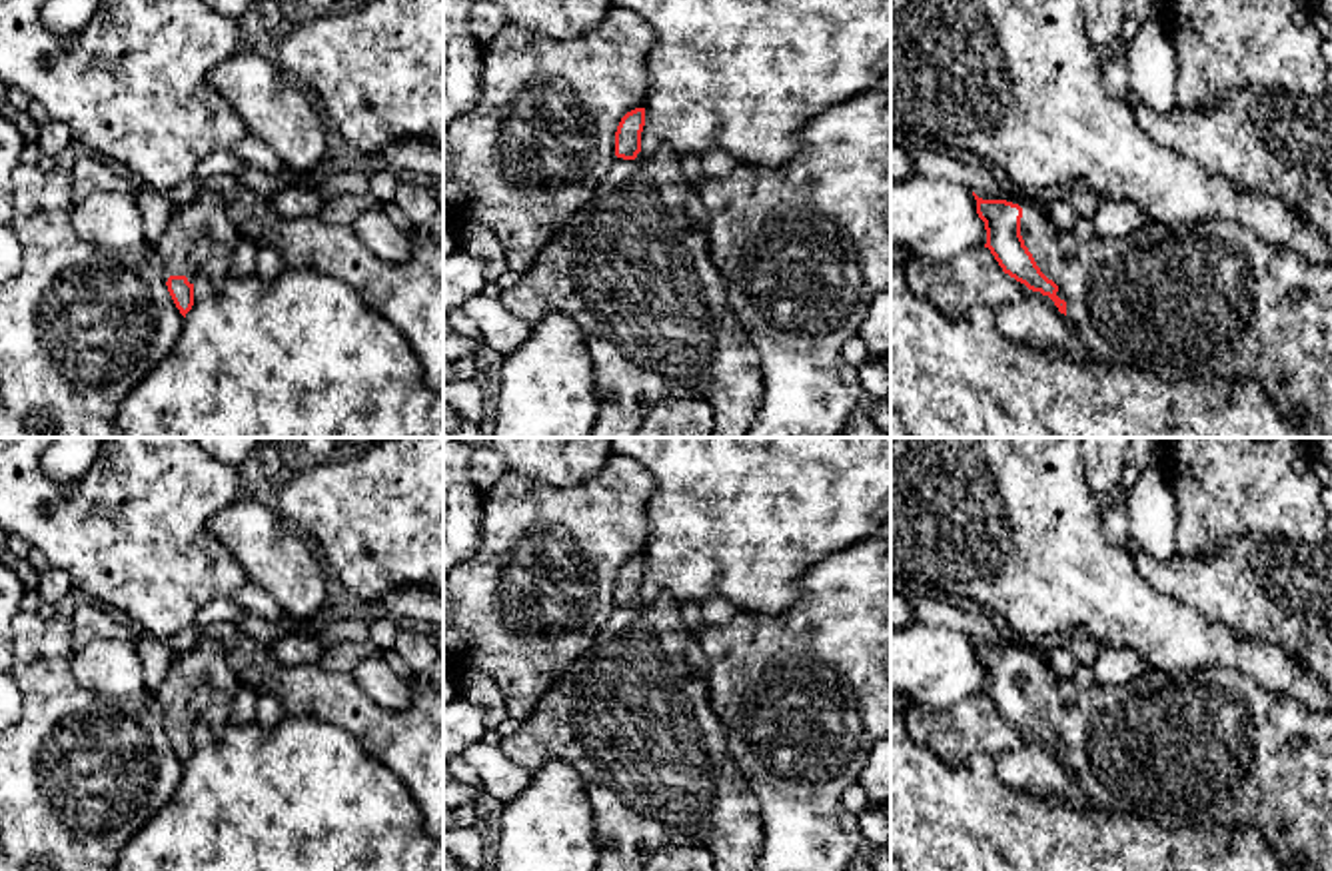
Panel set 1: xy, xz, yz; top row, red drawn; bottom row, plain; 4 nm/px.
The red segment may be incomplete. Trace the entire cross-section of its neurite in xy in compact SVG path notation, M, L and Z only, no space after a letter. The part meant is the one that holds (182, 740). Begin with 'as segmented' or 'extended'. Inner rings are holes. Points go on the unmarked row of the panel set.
extended; M202 637L174 653L156 697L164 707L168 739L184 765L194 753L200 723L208 723L216 735L224 731L238 685L220 639Z

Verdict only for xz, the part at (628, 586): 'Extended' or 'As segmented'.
Extended

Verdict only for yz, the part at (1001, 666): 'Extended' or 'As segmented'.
Extended

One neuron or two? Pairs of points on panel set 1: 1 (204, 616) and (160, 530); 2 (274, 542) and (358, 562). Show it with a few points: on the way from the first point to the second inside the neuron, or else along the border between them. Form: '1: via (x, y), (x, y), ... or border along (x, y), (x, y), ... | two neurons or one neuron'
1: border along (228, 596), (206, 602), (190, 622) | two neurons
2: border along (284, 520), (312, 542), (324, 562) | two neurons

